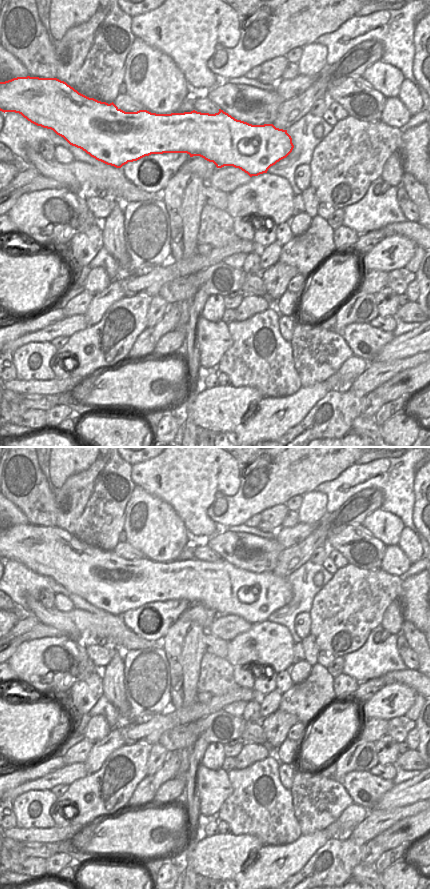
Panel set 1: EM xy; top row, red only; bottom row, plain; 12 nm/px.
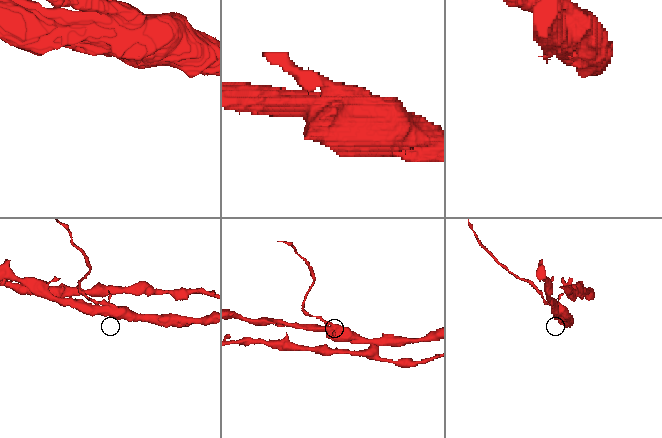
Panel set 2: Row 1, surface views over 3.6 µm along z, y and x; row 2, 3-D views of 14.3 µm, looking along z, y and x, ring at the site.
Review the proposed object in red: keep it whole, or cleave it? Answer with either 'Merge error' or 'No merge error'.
Merge error

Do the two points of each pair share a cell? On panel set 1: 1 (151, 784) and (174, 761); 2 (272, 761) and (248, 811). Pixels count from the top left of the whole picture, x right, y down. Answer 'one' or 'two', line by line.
1: one
2: one

